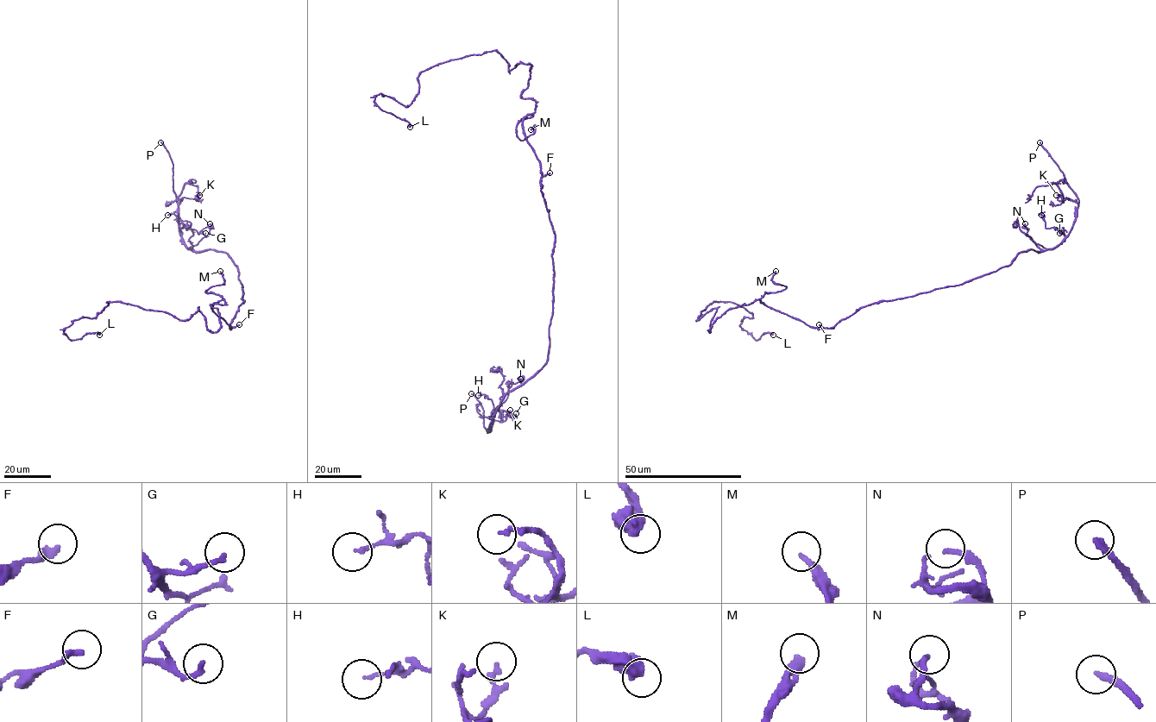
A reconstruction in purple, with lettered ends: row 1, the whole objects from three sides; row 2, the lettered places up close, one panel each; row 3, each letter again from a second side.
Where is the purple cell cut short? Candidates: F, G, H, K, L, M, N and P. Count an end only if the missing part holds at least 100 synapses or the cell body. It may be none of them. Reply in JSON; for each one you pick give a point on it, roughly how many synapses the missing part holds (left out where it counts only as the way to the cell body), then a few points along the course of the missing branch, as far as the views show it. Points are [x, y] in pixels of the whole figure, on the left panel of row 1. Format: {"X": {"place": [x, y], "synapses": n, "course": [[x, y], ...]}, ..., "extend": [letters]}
{"M": {"place": [220, 271], "synapses": 170, "course": [[220, 271], [191, 256], [203, 195], [185, 172], [177, 125], [191, 101], [176, 91]]}, "P": {"place": [160, 142], "course": [[160, 142], [158, 136], [158, 122], [164, 114]]}, "extend": ["M", "P"]}

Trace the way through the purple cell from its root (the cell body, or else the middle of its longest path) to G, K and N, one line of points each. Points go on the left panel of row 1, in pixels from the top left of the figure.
G: (229, 325), (230, 329), (229, 323), (244, 302), (237, 266), (224, 252), (190, 249), (180, 229), (205, 233)
K: (229, 325), (244, 302), (236, 266), (224, 252), (190, 249), (180, 235), (179, 204), (199, 195)
N: (229, 325), (230, 329), (229, 323), (244, 302), (236, 266), (224, 252), (190, 248), (208, 235), (210, 223)

